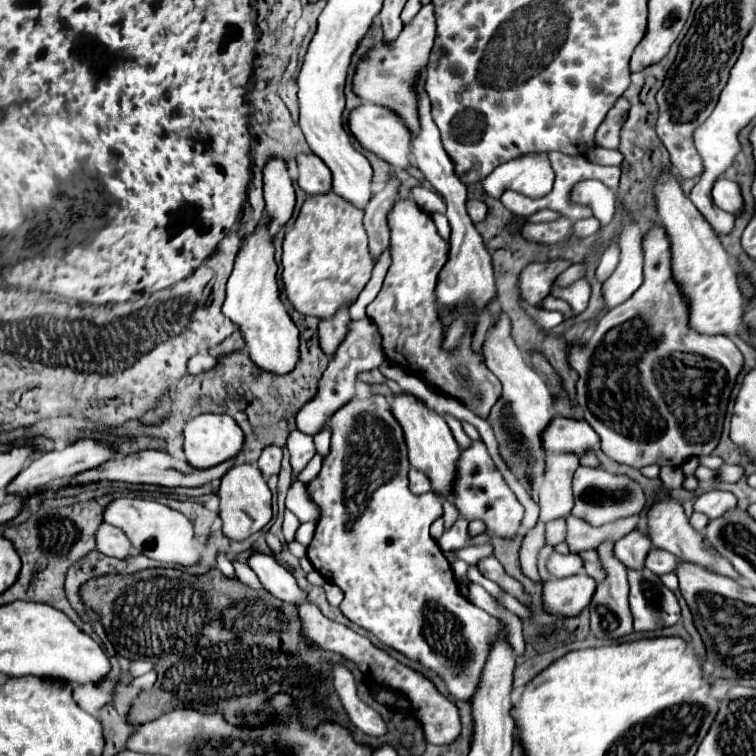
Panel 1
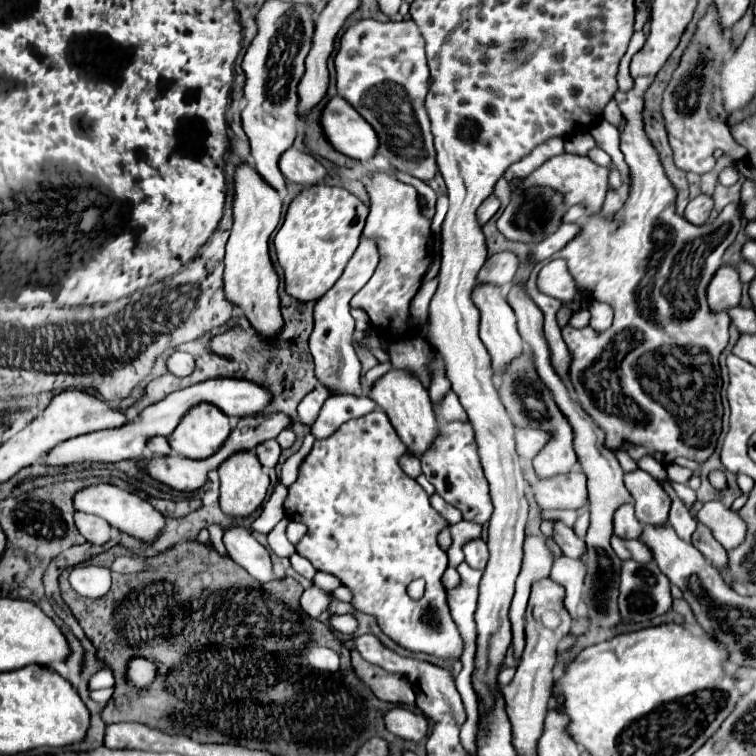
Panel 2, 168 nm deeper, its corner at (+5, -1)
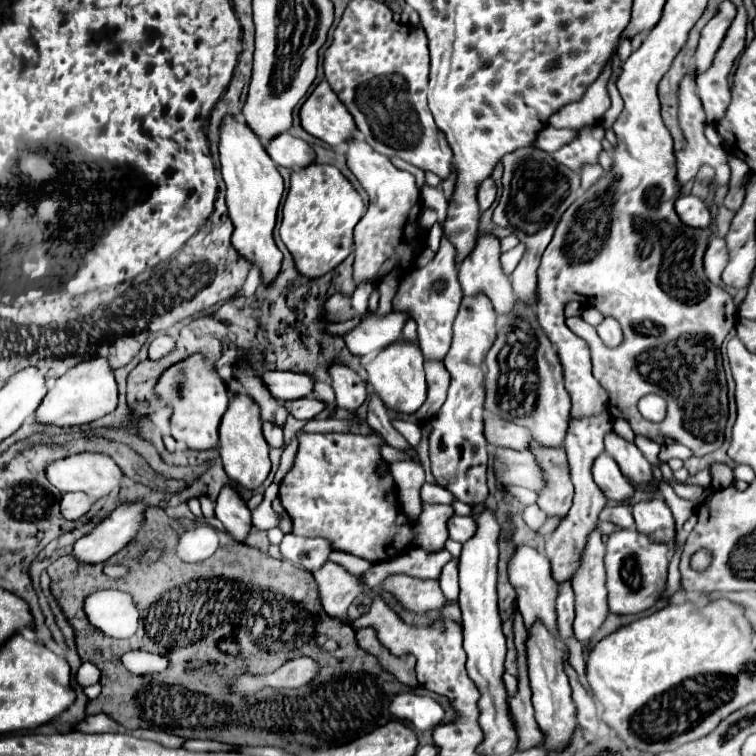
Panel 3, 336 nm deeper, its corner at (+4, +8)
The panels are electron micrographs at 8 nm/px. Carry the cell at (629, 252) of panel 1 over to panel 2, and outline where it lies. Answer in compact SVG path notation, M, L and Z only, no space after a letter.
M590 302L588 306L592 318L590 318L590 326L596 330L596 332L604 332L612 326L612 310L610 306L606 304L598 304L598 302Z

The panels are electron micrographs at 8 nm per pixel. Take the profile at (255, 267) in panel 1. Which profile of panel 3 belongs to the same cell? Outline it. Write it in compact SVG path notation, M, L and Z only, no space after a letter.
M225 117L221 127L221 143L219 143L219 159L221 159L221 175L227 185L227 207L229 217L233 221L231 245L245 259L251 261L253 267L259 269L263 285L271 285L271 281L279 275L283 253L277 249L273 241L273 227L277 221L277 209L283 195L283 177L279 175L275 163L267 155L263 143L245 123L239 123L231 117Z

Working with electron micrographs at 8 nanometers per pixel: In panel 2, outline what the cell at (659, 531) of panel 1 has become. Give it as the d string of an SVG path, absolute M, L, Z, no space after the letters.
M634 470L624 474L624 484L632 498L636 500L636 518L642 524L654 524L662 526L668 522L668 510L670 510L670 498L648 472Z

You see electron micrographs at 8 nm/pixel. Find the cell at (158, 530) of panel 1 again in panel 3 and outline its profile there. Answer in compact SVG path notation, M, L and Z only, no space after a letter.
M79 453L47 467L47 479L61 491L81 491L93 501L107 497L113 489L123 487L123 471L107 455Z

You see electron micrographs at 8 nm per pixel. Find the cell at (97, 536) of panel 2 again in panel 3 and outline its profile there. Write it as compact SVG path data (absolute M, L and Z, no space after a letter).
M65 493L61 499L61 513L69 521L81 519L89 509L93 507L93 501L85 493Z

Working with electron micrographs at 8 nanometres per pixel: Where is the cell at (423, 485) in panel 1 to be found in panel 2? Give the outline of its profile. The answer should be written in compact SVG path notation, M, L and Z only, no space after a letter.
M410 452L402 454L400 466L402 466L402 470L404 470L406 474L410 474L412 478L416 478L416 476L422 472L422 470L420 470L420 458L418 458L416 454L410 454Z

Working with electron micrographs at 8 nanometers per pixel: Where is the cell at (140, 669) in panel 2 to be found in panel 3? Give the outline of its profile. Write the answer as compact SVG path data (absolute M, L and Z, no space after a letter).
M127 651L121 657L121 661L131 675L159 673L167 667L167 659L163 659L161 655L155 655L155 653L147 653L147 651Z

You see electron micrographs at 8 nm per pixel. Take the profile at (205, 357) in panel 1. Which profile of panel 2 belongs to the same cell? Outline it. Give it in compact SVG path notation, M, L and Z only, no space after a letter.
M172 352L166 360L166 368L168 372L172 372L174 376L186 376L190 370L194 370L194 356L186 354L186 352Z

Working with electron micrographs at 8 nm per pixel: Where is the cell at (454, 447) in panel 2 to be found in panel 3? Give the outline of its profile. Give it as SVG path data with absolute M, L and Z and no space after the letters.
M485 295L463 297L459 313L453 323L453 345L445 357L445 367L451 373L451 385L447 401L433 419L433 431L429 435L431 473L435 481L449 489L459 501L477 507L489 497L487 487L487 463L489 449L483 437L483 401L485 389L481 385L483 355L495 341L495 311Z

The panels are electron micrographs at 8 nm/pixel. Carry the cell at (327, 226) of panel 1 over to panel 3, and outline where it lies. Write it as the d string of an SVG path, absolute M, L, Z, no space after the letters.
M309 165L291 173L291 187L283 205L279 237L305 277L321 277L343 263L353 249L353 229L365 215L365 205L347 177L333 165Z

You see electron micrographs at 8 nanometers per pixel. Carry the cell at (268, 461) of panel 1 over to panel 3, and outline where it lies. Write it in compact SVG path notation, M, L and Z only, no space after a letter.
M263 423L263 437L269 447L281 447L283 445L283 429L273 423Z

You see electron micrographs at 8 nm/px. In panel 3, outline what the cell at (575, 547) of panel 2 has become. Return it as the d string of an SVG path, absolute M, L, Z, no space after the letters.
M531 443L531 451L537 457L537 463L545 471L547 487L539 493L537 505L547 513L547 517L563 517L573 499L573 485L569 479L569 465L563 449L545 449L537 443Z

